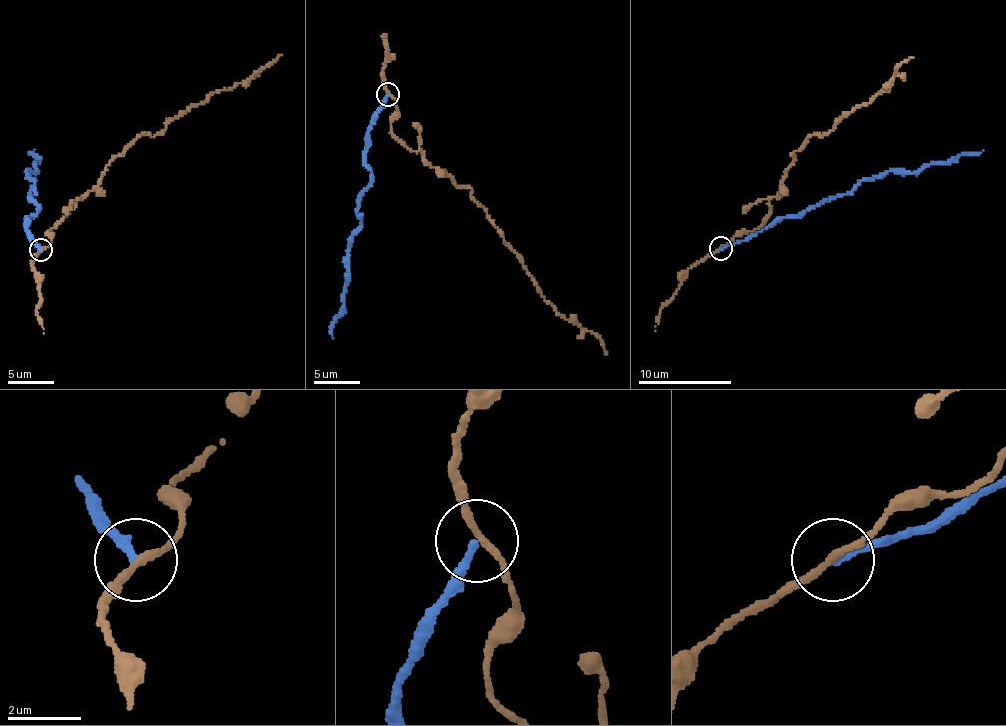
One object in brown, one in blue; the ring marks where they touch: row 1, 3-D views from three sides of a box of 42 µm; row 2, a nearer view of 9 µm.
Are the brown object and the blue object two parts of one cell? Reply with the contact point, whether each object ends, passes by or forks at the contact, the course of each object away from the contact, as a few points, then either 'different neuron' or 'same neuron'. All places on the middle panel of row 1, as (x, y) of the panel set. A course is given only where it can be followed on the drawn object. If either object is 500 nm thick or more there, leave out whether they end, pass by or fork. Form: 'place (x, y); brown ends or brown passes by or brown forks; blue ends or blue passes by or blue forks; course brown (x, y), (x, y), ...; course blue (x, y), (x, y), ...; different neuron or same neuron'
place (388, 94); brown passes by; blue ends; course brown (387, 93), (397, 110), (392, 135), (472, 190), (471, 197), (541, 296), (601, 340), (607, 354); course blue (387, 93), (365, 142), (371, 176), (357, 211), (362, 218), (333, 338); different neuron

